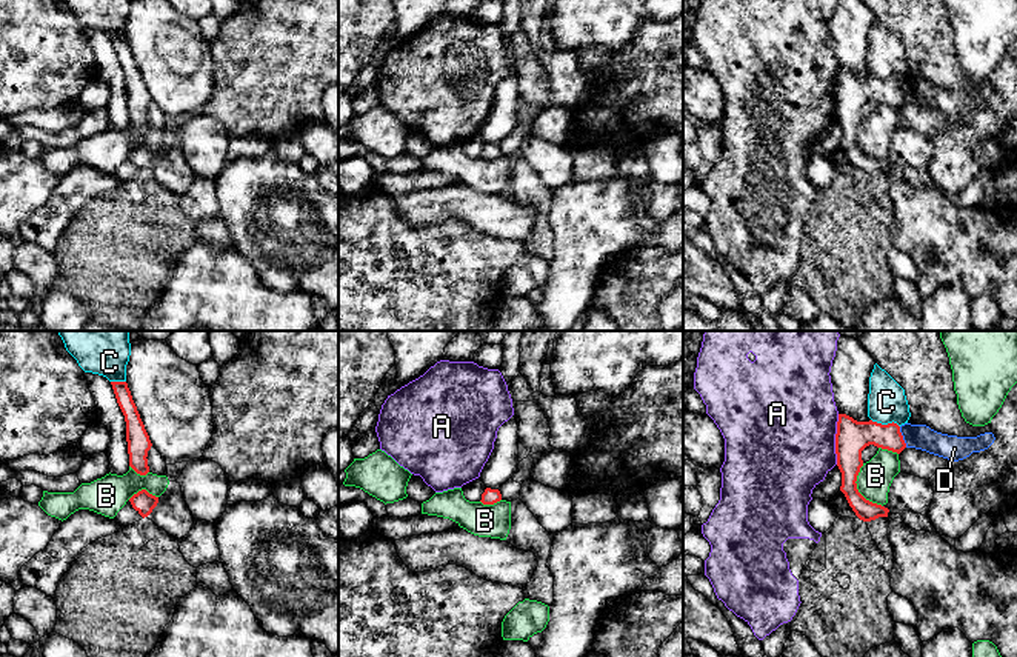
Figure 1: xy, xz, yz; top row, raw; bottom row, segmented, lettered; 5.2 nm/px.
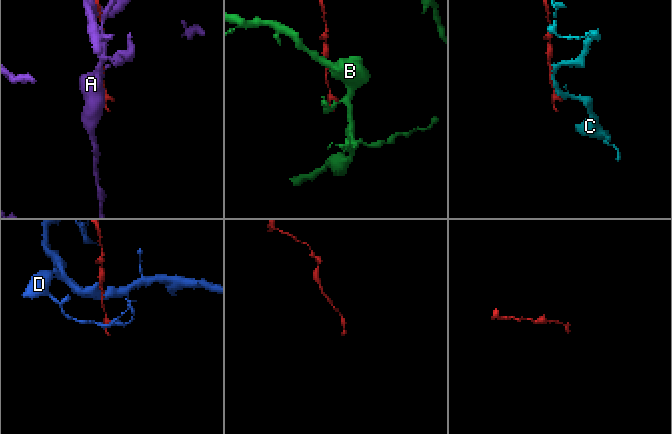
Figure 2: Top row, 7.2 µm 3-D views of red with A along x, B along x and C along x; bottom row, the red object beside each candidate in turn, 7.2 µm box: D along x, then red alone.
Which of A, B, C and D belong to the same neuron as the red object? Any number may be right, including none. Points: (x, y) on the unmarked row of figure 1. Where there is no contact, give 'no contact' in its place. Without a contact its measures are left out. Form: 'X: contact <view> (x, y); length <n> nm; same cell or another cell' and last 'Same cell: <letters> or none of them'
A: contact yz (836, 94); length 260 nm; another cell
B: contact yz (857, 145); length 260 nm; another cell
C: contact yz (885, 80); length 160 nm; another cell
D: contact yz (902, 93); length 120 nm; another cell
Same cell: none of them

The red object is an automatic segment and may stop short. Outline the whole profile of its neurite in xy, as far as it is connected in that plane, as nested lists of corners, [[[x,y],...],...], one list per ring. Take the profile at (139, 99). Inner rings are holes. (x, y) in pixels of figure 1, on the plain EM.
[[[111,37],[117,58],[125,71],[126,77],[126,97],[129,109],[129,122],[140,131],[149,128],[148,106],[152,98],[140,74],[137,62],[132,55],[131,46],[126,37]]]

